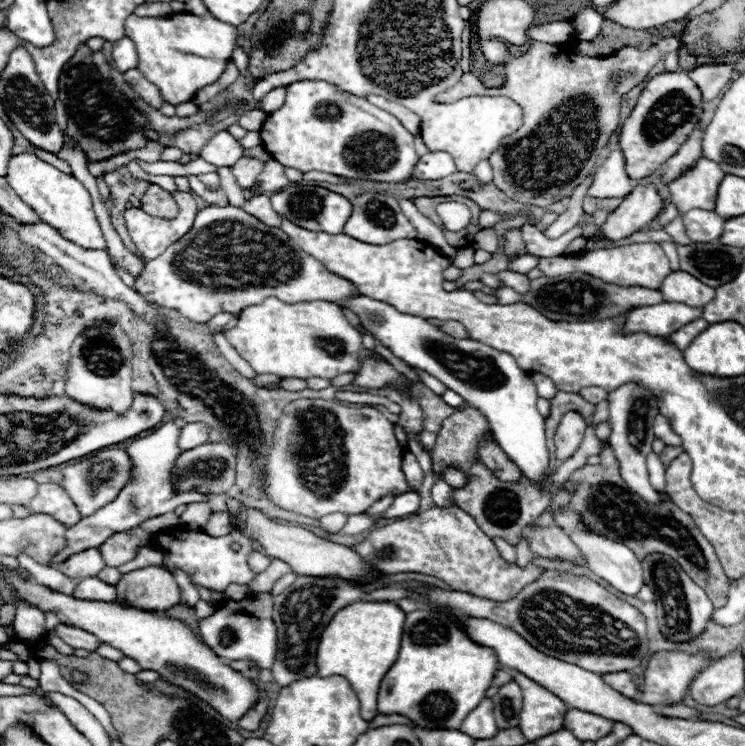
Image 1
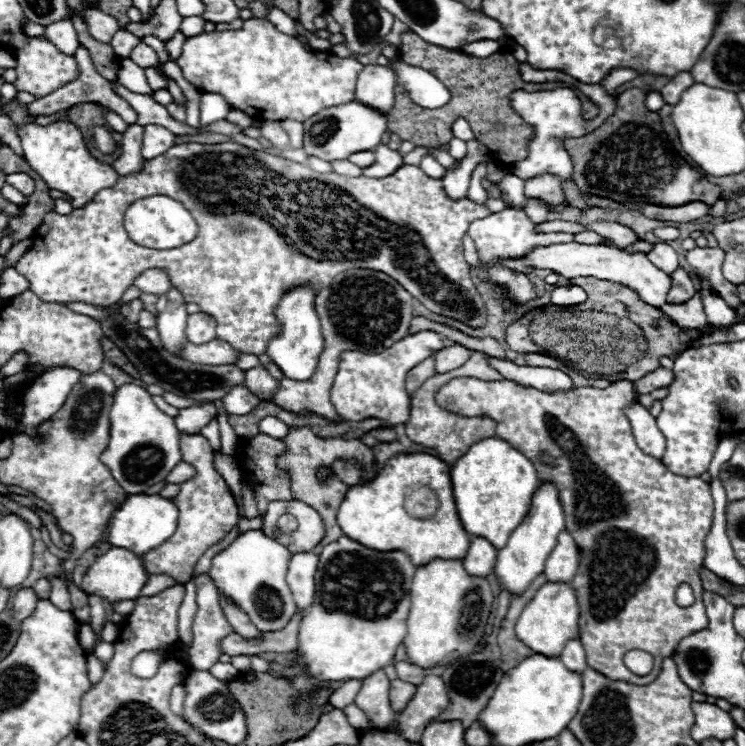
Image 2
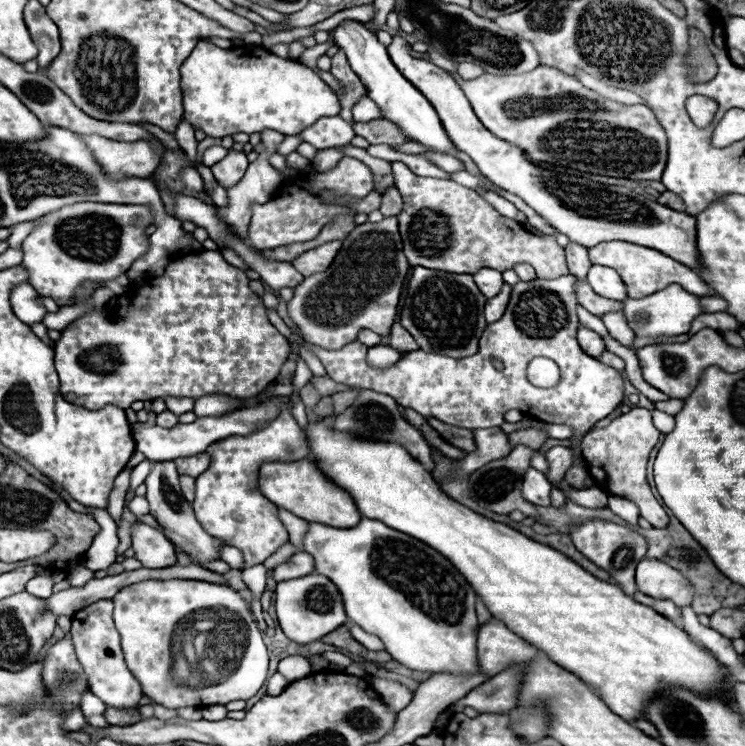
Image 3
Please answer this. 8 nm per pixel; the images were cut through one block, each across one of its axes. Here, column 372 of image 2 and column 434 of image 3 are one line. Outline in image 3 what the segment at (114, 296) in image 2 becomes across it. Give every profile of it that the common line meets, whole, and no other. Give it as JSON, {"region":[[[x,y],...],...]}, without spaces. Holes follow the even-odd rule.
{"region":[[[392,162],[392,174],[404,200],[398,224],[410,266],[424,266],[450,274],[474,274],[480,268],[504,272],[516,264],[530,264],[540,280],[568,274],[564,248],[556,244],[554,236],[538,238],[526,232],[516,220],[498,214],[476,190],[464,188],[452,180],[416,176],[402,162]]]}

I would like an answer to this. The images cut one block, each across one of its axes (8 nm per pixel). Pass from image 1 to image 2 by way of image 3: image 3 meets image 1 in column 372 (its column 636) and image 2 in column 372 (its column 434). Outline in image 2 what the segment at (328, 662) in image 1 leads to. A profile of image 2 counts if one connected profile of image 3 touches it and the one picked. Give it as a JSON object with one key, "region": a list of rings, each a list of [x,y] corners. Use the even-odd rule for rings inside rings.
{"region":[[[398,454],[388,460],[386,468],[376,474],[370,484],[356,484],[348,490],[344,502],[338,508],[336,522],[342,528],[344,536],[352,536],[352,540],[360,540],[366,548],[376,548],[378,552],[392,552],[392,548],[400,548],[408,552],[408,558],[424,566],[434,558],[442,560],[462,560],[464,552],[468,552],[470,536],[460,524],[452,482],[450,482],[450,466],[430,454]],[[410,486],[428,486],[434,488],[438,498],[438,510],[430,520],[416,520],[404,510],[406,488]]]}

